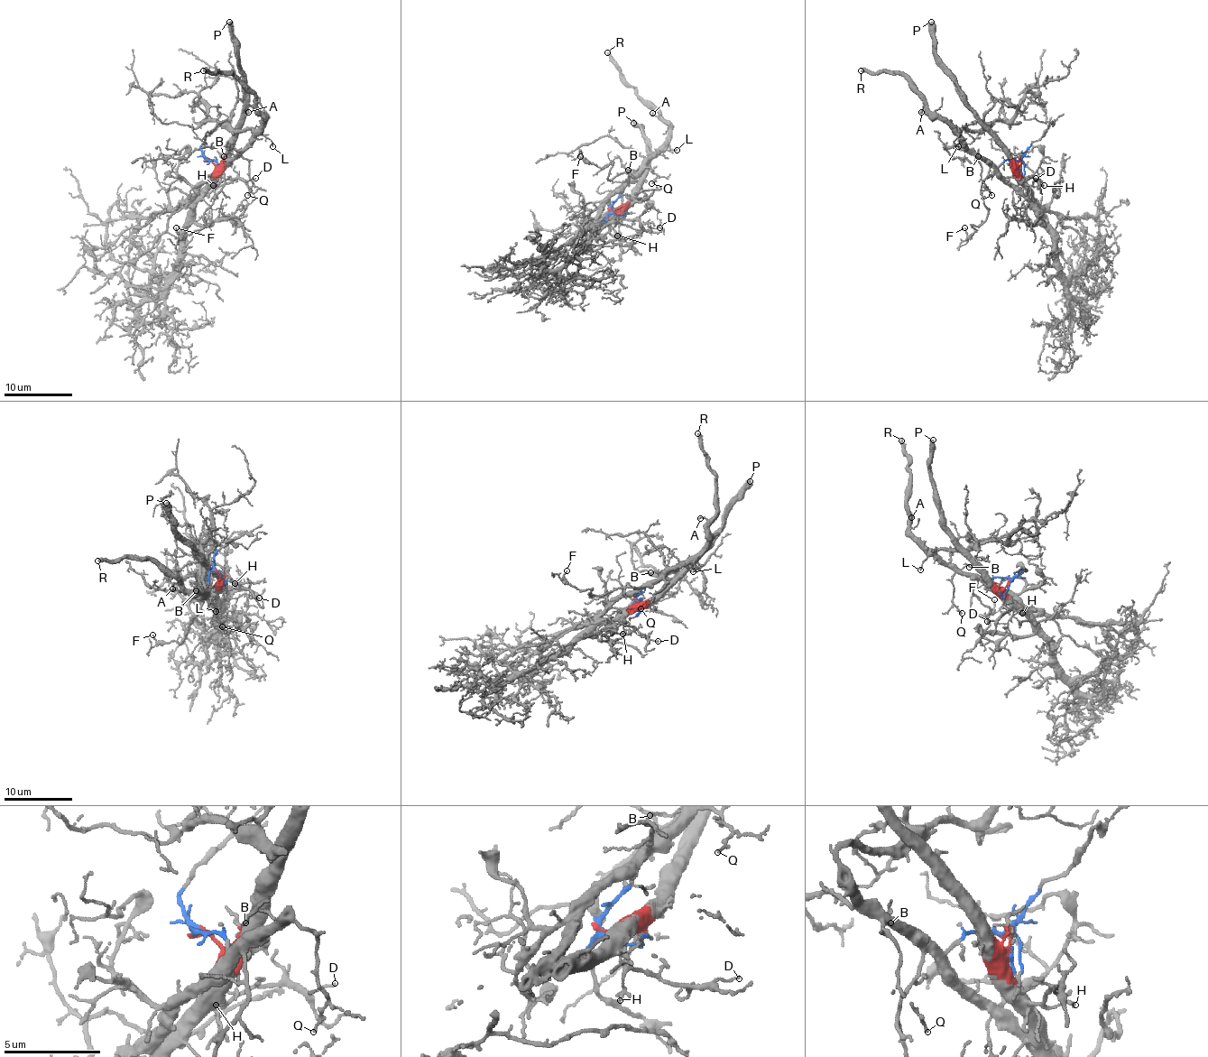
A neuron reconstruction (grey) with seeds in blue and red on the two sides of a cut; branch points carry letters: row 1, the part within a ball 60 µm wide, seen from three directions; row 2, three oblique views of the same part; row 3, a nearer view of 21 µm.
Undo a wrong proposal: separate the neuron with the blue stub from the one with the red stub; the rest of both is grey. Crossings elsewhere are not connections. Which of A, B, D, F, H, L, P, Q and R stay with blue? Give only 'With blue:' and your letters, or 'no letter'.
With blue: A, B, F, L, Q, R

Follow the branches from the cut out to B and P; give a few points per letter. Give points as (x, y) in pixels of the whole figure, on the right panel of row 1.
B: (1019, 160), (987, 165), (977, 155), (979, 152), (979, 157)
P: (1019, 160), (1018, 165), (1006, 146), (968, 104), (954, 74), (941, 60), (934, 47), (934, 26), (931, 22)

